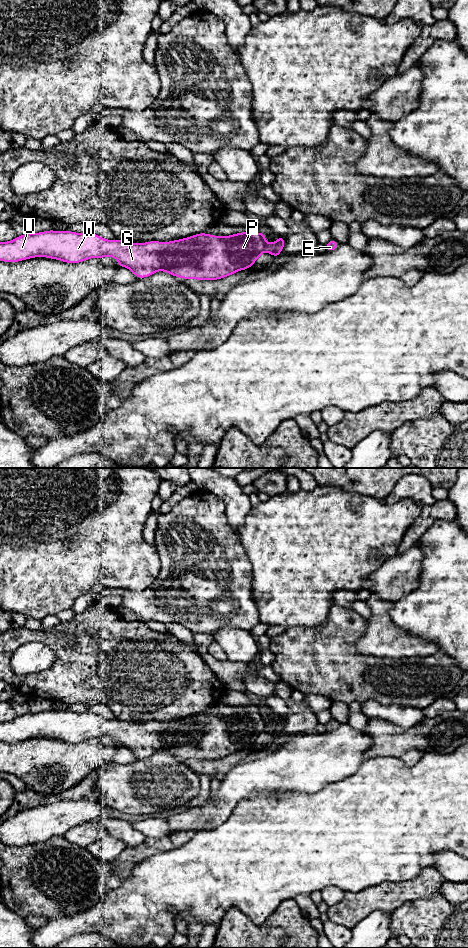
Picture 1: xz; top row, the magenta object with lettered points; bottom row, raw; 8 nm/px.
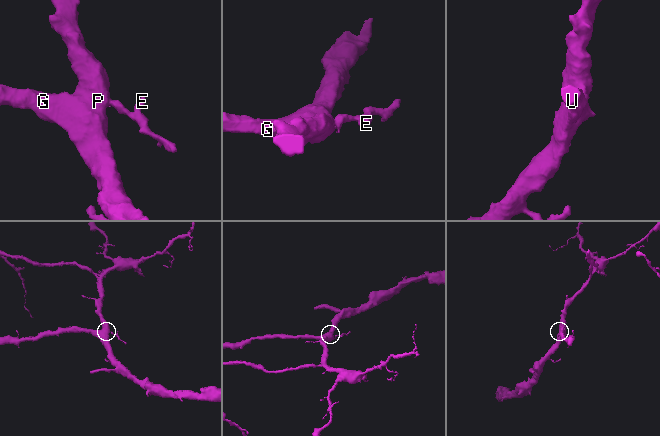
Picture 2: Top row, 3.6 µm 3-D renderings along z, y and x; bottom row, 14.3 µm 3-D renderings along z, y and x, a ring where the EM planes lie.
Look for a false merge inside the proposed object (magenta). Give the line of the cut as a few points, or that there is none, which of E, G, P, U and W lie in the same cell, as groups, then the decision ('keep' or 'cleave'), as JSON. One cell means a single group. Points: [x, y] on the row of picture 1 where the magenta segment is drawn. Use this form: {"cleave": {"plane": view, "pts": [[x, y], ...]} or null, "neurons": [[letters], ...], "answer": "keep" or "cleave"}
{"cleave": {"plane": "xz", "pts": [[267, 245], [264, 250]]}, "neurons": [["E"], ["G", "P", "U", "W"]], "answer": "cleave"}

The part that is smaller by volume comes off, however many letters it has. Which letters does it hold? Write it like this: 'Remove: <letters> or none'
Remove: E

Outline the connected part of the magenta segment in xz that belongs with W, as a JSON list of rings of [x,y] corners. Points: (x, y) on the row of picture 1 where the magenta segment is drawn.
[[[51,229],[23,234],[9,242],[0,242],[0,261],[12,263],[46,257],[76,264],[90,258],[115,257],[118,260],[117,266],[128,268],[137,278],[147,278],[163,270],[182,279],[219,280],[251,268],[266,247],[265,232],[240,232],[230,236],[215,236],[203,232],[169,242],[148,241],[138,244],[118,239],[106,240],[90,231],[76,233]]]

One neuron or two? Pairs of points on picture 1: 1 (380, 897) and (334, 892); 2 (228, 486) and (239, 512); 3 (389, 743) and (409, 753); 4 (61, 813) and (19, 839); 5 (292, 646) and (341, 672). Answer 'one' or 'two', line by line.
1: two
2: one
3: one
4: one
5: one

